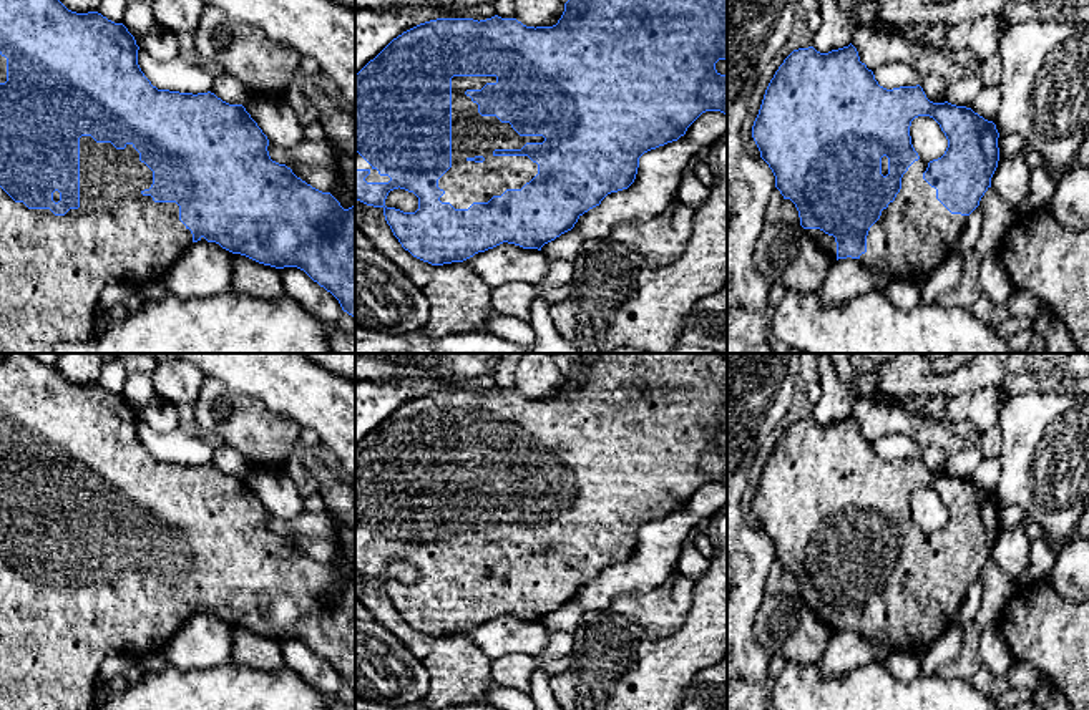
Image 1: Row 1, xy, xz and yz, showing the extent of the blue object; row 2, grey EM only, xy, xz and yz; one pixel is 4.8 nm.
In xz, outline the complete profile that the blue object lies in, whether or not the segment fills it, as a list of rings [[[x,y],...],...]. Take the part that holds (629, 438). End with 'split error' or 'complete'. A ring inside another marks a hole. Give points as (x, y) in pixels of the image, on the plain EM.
[[[599,353],[591,365],[579,355],[553,398],[526,398],[516,390],[498,387],[480,393],[437,390],[420,395],[393,410],[355,446],[355,571],[382,579],[402,619],[432,637],[463,634],[503,614],[541,622],[544,615],[571,602],[608,566],[628,561],[644,524],[677,513],[706,483],[727,486],[727,446],[715,441],[719,431],[727,431],[727,358],[720,353]],[[398,559],[418,569],[415,584],[385,577],[388,564]]] | split error

